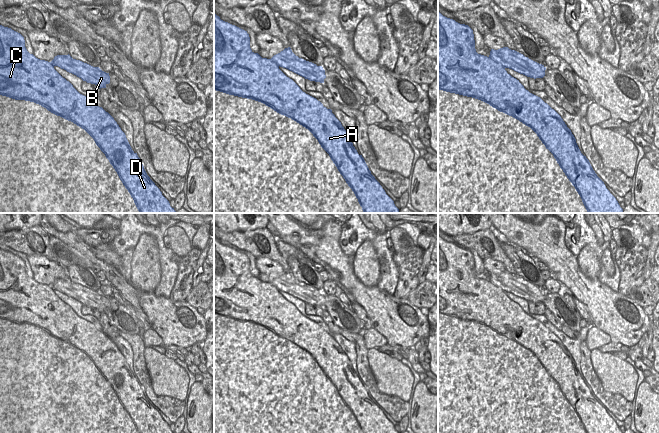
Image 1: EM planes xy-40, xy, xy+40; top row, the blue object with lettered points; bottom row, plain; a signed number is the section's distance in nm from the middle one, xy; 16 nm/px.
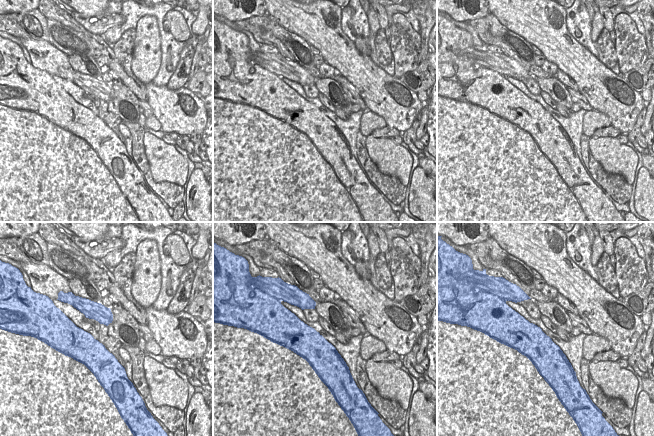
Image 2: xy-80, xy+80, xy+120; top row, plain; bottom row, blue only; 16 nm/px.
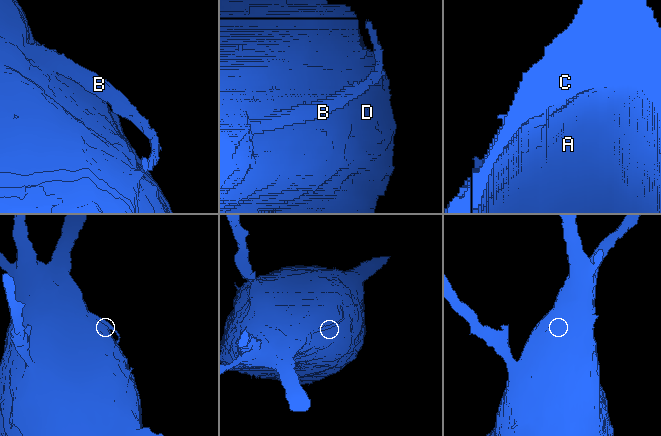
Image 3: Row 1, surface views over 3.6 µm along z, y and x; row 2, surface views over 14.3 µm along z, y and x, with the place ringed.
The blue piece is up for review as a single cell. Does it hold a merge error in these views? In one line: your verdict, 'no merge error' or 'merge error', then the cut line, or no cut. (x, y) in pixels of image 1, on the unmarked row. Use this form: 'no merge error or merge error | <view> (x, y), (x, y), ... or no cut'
merge error | xy+40 (489, 280), (506, 291)

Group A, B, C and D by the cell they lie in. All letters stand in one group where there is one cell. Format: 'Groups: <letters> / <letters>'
Groups: A C D / B

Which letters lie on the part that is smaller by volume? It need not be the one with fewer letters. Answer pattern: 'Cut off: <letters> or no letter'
Cut off: B

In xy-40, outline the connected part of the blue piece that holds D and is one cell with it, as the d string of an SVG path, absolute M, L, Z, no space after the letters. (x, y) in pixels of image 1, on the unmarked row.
M0 249L0 319L39 328L51 337L84 353L117 396L137 433L174 433L147 399L140 382L132 374L125 357L114 342L102 331L97 330L92 323L80 318L54 293L52 286L40 284L30 278L20 257L2 249Z

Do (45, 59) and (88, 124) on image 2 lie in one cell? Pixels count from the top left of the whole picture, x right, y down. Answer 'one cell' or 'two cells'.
two cells

